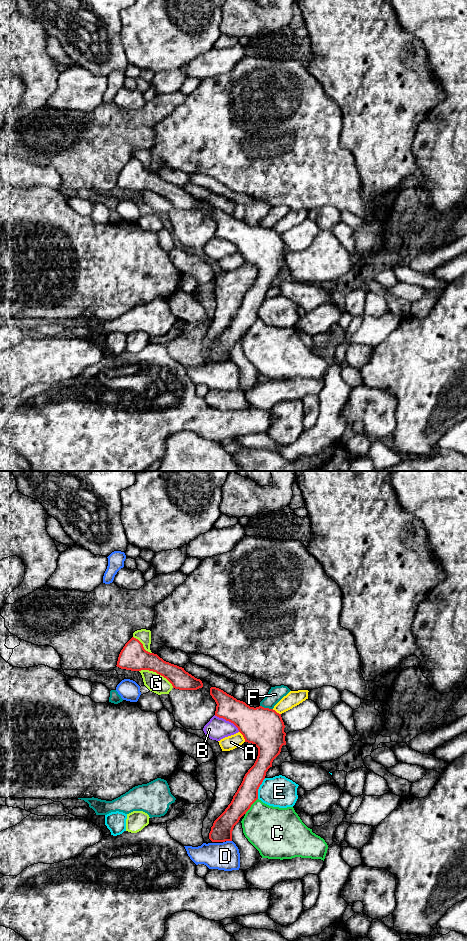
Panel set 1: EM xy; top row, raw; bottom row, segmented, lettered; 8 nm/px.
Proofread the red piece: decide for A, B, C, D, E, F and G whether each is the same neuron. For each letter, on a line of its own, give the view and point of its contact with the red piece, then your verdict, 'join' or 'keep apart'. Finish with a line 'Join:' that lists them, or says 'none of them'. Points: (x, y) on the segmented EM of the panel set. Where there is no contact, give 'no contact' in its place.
A: meets red in xy at (243, 736); join
B: meets red in xy at (227, 720); keep apart
C: meets red in xy at (250, 806); keep apart
D: meets red in xy at (229, 840); keep apart
E: meets red in xy at (258, 788); keep apart
F: meets red in xy at (266, 708); keep apart
G: meets red in xy at (157, 673); keep apart
Join: A

